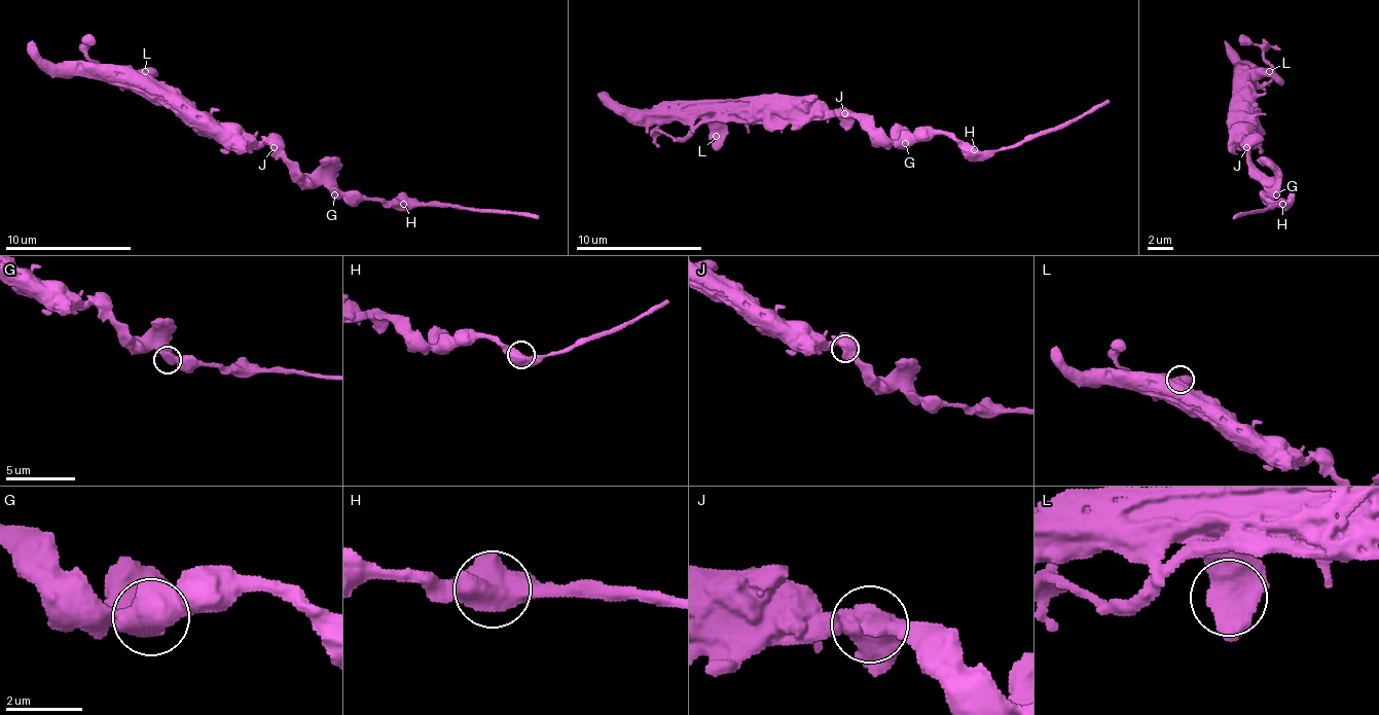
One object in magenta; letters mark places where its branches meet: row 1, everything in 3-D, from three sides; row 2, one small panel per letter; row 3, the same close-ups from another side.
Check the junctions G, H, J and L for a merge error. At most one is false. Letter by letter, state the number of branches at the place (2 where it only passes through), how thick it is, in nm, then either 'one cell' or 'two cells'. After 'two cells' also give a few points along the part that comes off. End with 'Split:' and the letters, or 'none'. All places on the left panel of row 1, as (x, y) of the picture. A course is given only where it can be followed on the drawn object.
G: branches 3; calibre 480 nm; one cell
H: branches 2; calibre 650 nm; one cell
J: branches 4; calibre 550 nm; one cell
L: branches 2; calibre 600 nm; one cell
Split: none

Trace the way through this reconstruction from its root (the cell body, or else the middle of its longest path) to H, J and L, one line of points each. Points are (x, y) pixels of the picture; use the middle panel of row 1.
H: (858, 117), (890, 140), (908, 140), (917, 133), (952, 133), (974, 149)
J: (858, 117), (845, 114)
L: (858, 117), (722, 117), (716, 136)

